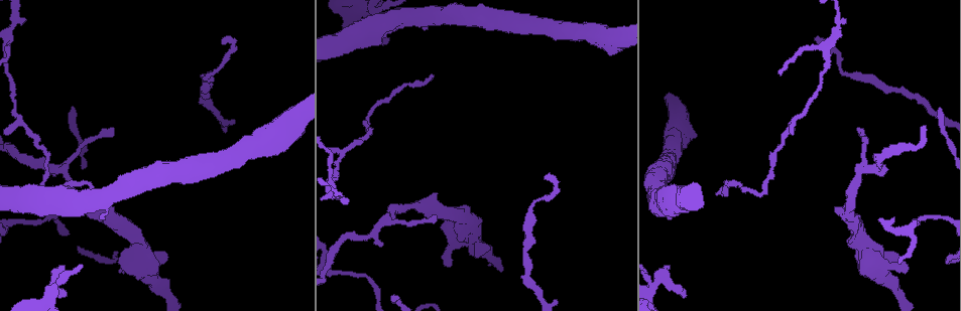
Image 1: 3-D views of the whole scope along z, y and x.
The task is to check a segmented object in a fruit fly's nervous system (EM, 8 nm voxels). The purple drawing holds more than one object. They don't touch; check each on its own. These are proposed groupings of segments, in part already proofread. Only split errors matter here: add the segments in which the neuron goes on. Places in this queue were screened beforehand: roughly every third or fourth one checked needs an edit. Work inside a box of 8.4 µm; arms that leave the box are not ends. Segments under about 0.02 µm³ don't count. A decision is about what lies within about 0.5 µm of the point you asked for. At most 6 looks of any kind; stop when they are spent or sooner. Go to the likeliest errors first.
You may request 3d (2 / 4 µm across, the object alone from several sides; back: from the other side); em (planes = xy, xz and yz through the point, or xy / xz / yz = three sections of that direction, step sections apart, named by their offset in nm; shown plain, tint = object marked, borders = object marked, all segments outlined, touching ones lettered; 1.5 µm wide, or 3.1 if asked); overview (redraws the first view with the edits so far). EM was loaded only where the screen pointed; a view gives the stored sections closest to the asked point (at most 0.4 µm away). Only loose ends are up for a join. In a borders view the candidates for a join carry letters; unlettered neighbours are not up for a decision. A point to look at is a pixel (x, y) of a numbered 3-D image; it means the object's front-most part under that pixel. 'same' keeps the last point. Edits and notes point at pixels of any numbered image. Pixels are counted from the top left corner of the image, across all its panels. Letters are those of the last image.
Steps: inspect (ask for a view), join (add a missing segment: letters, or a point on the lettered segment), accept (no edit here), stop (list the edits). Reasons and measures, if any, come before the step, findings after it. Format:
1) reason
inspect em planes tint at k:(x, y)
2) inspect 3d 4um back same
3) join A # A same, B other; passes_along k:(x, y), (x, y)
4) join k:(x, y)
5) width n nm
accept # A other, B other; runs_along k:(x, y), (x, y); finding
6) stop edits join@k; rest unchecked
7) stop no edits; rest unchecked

tapers out
inspect em xy step 8 tint at 1:(818, 43)

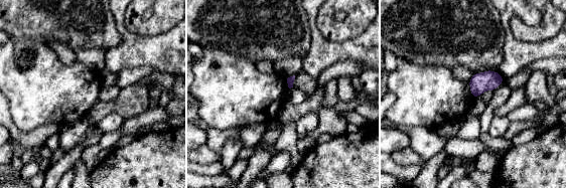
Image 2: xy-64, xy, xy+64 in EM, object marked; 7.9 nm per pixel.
cut it another way
inspect em planes tint same

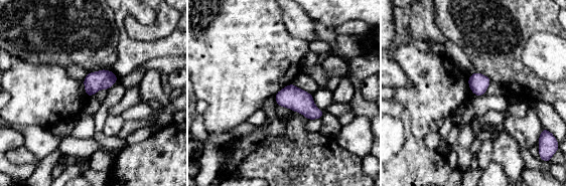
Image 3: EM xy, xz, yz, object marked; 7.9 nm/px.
what lies round it
inspect em planes borders same

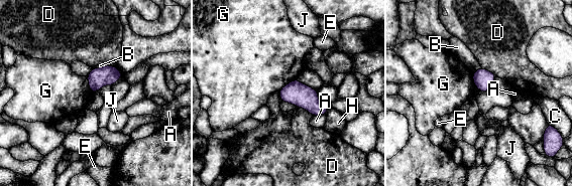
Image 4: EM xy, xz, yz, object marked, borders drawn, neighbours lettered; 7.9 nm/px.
width 160 nm
accept # A other, B other, C other, D other, E other, G other, H other, J other; none of them fits

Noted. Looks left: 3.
free end
inspect em planes borders at 1:(666, 266)

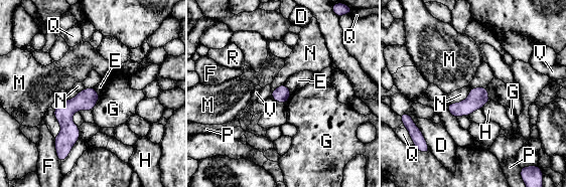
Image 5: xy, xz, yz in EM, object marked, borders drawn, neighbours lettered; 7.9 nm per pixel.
width 130 nm; longest_contact N 240 nm
accept # D other, E other, F other, G other, H other, M other, N other, P other, Q other, R other, V other; no lettered segment goes on from it

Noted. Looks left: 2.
an open end
inspect em planes borders at 1:(436, 218)

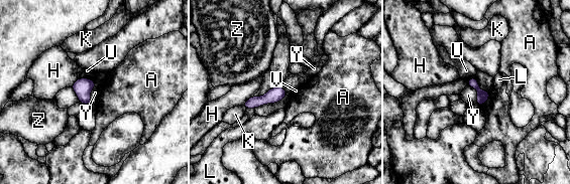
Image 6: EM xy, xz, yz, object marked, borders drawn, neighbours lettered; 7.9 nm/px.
width 90 nm
accept # A other, H other, K other, L other, U other, V other, Y other, Z other; border 6:(467, 83), (477, 92), (476, 103); none of them fits

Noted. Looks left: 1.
stop no edits; rest unchecked

